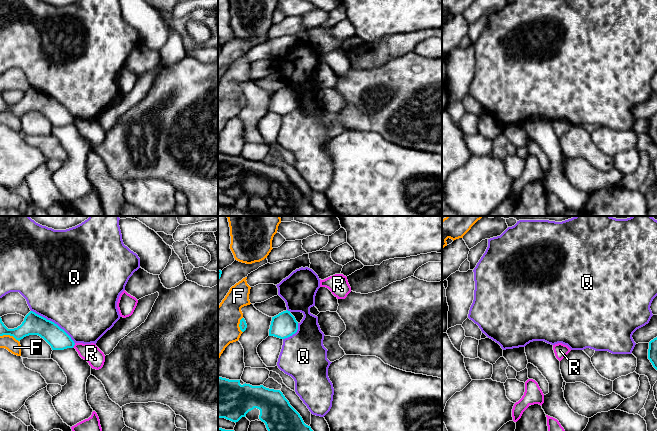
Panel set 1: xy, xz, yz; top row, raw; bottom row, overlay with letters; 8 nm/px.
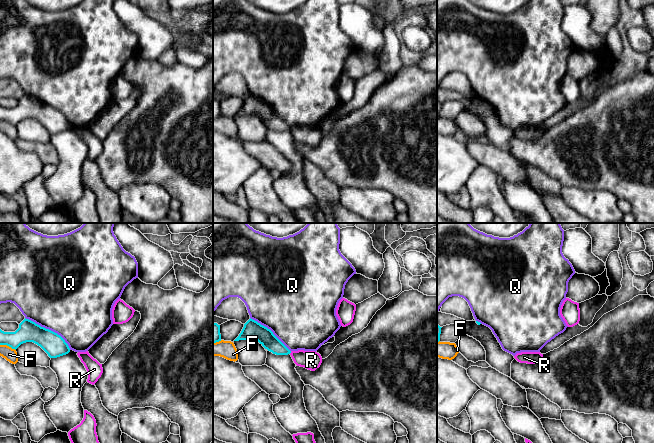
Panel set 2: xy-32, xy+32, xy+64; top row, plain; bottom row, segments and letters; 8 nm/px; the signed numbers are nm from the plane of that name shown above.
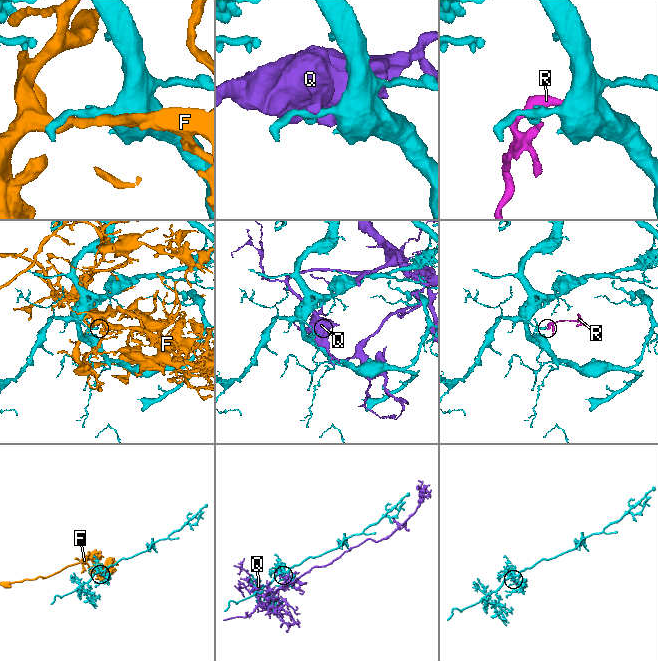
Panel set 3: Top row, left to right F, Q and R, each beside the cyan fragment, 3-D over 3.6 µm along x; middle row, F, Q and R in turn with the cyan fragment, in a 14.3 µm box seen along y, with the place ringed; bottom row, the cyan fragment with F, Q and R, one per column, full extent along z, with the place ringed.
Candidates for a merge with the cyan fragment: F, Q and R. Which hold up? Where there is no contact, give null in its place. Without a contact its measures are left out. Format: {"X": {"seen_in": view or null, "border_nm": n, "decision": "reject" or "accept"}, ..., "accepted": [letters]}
{"F": {"seen_in": "xz", "border_nm": 130, "decision": "reject"}, "Q": {"seen_in": "xy", "border_nm": 440, "decision": "reject"}, "R": {"seen_in": "xy", "border_nm": 50, "decision": "reject"}, "accepted": []}

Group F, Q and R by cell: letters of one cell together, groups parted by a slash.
F / Q / R

